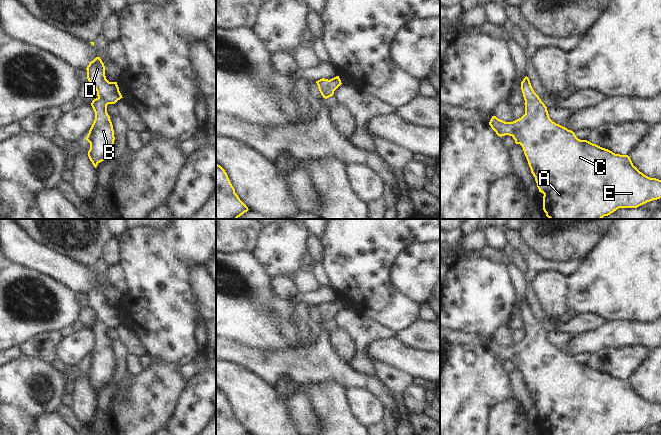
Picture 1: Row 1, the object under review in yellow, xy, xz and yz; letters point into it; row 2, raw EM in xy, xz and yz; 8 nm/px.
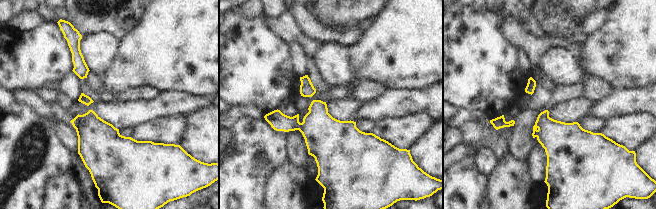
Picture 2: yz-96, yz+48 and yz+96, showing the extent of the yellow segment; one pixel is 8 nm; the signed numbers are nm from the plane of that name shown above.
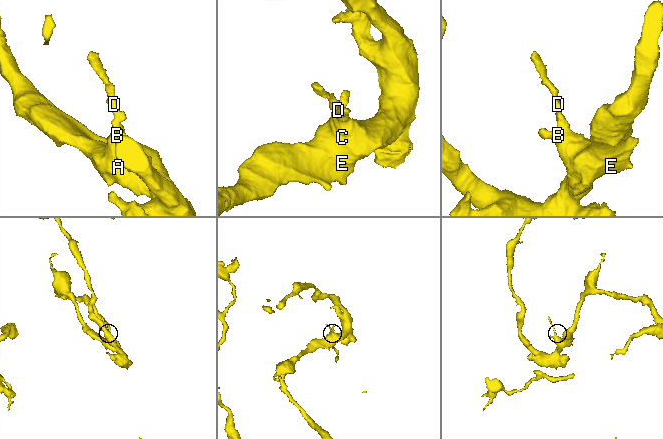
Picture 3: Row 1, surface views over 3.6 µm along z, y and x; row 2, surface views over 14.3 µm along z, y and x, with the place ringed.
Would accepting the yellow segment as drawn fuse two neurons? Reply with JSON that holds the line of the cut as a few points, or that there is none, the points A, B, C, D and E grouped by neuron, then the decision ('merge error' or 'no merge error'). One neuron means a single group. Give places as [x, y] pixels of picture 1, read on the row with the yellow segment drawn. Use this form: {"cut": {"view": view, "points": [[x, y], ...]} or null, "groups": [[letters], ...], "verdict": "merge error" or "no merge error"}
{"cut": null, "groups": [["A", "B", "C", "D", "E"]], "verdict": "no merge error"}

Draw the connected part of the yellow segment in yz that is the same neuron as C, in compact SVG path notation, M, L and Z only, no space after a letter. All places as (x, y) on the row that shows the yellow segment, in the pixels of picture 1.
M527 76L521 82L521 90L525 100L525 114L513 122L492 116L489 125L498 136L512 136L515 143L522 146L539 192L544 194L543 210L549 219L602 219L619 208L637 208L661 198L661 180L640 172L628 155L615 154L587 140L580 140L573 131L553 122Z

